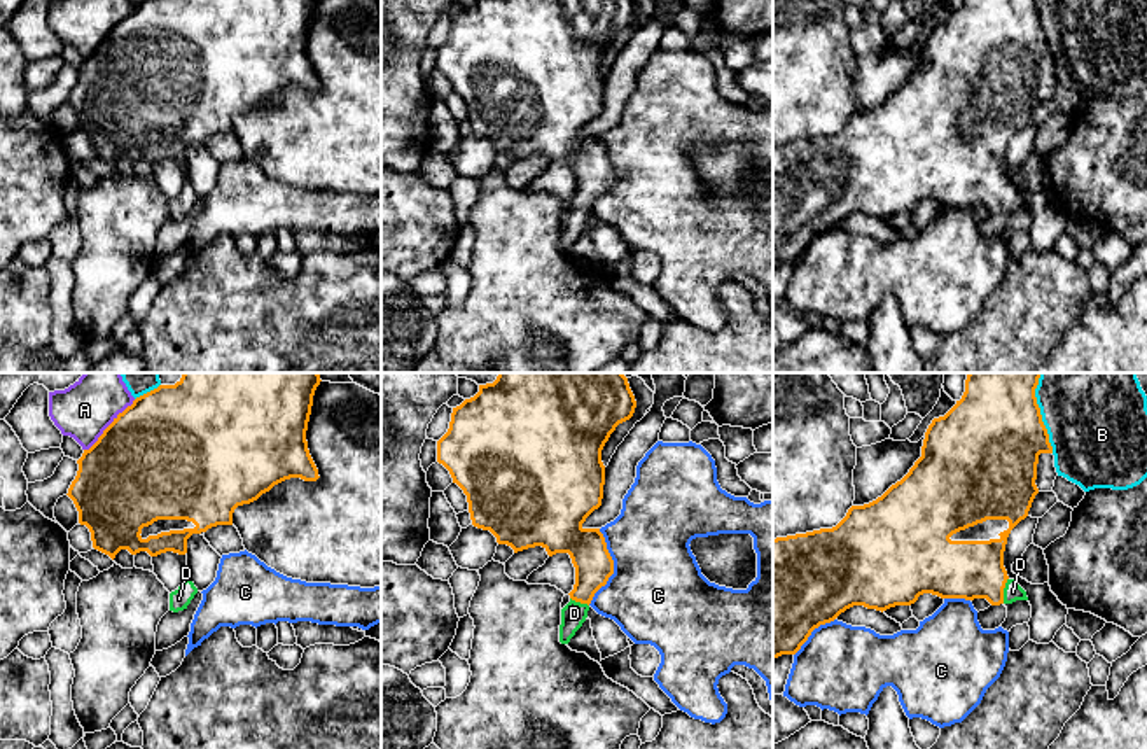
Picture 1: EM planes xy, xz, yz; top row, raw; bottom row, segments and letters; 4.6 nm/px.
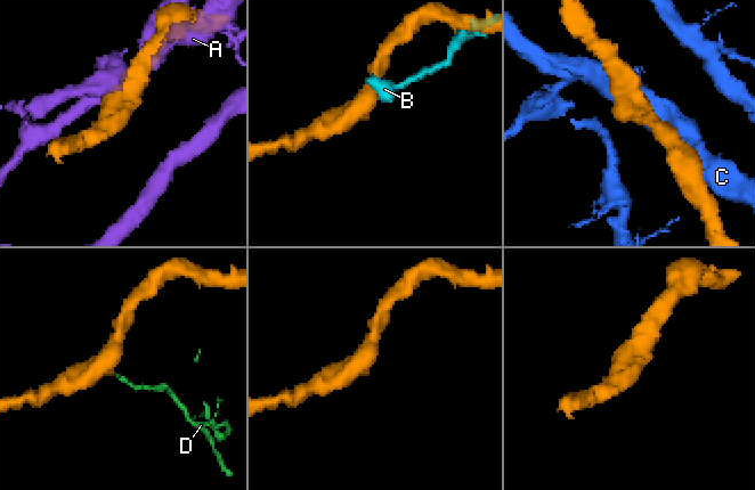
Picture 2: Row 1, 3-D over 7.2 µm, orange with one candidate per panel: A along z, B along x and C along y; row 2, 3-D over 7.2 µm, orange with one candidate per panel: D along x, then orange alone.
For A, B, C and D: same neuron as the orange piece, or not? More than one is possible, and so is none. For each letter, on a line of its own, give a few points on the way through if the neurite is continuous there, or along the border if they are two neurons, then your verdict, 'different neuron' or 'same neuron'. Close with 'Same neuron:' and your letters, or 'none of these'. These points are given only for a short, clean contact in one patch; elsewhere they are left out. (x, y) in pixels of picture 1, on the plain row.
A: different neuron
B: different neuron
C: different neuron
D: way yz (953, 177), (974, 177), (1002, 198), (1013, 200); same neuron
Same neuron: D

